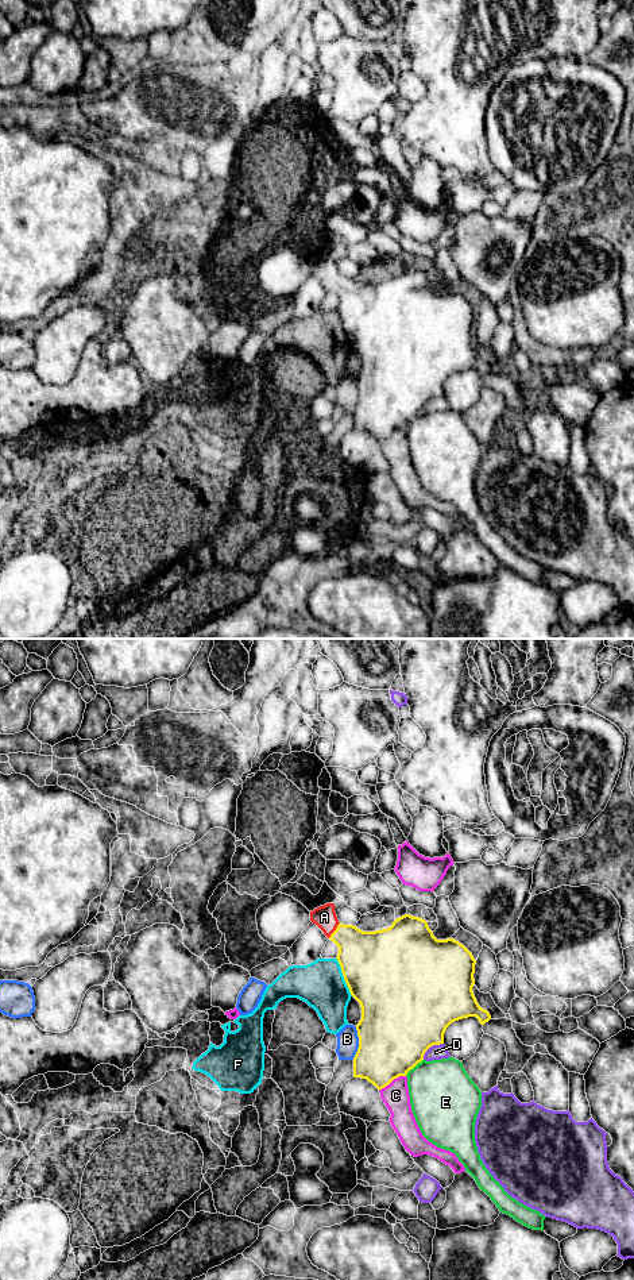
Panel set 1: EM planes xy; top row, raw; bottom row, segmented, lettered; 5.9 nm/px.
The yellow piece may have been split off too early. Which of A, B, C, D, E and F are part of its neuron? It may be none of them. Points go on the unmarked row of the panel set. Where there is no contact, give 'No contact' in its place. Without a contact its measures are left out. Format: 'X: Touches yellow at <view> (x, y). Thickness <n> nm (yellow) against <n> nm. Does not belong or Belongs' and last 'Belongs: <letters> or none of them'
A: Touches yellow at xy (335, 282). Thickness 320 nm (yellow) against 140 nm. Belongs
B: Touches yellow at xy (359, 394). Thickness 440 nm (yellow) against 130 nm. Does not belong
C: Touches yellow at xy (391, 432). Thickness 420 nm (yellow) against 160 nm. Does not belong
D: Touches yellow at xy (430, 397). Thickness 500 nm (yellow) against 90 nm. Does not belong
E: Touches yellow at xy (413, 419). Thickness 440 nm (yellow) against 400 nm. Does not belong
F: Touches yellow at xy (343, 327). Thickness 480 nm (yellow) against 280 nm. Does not belong
Belongs: A

